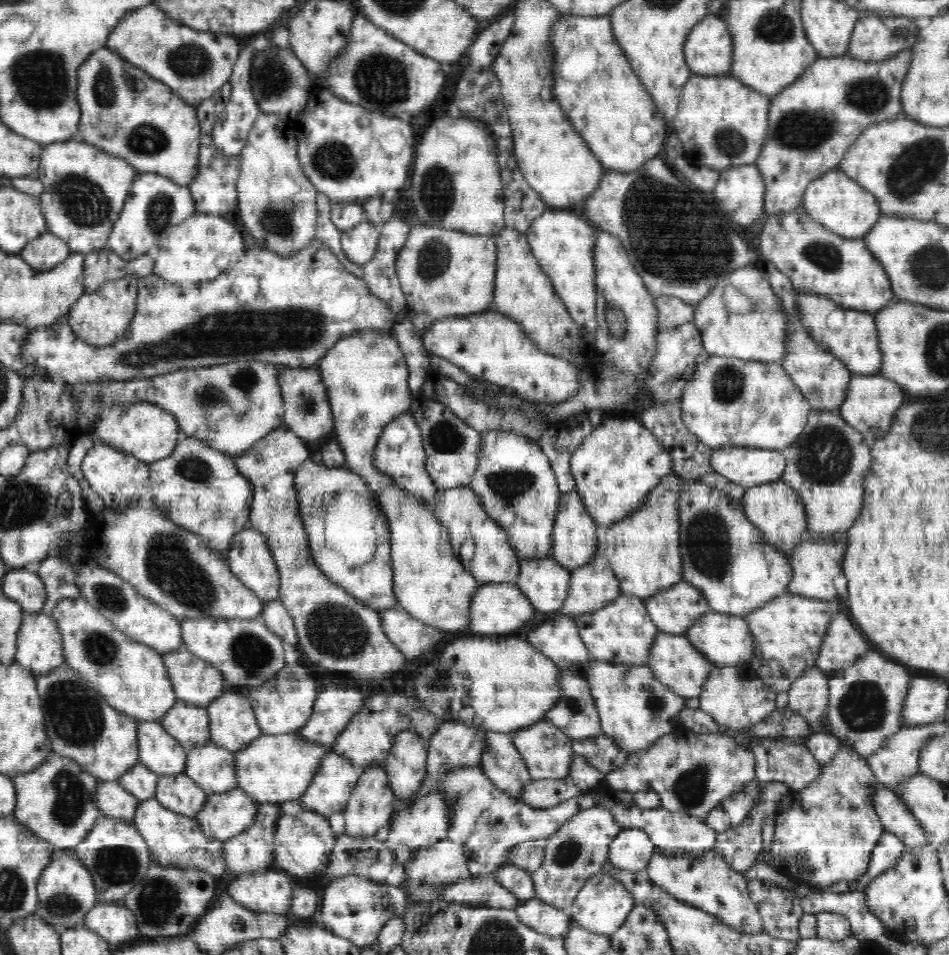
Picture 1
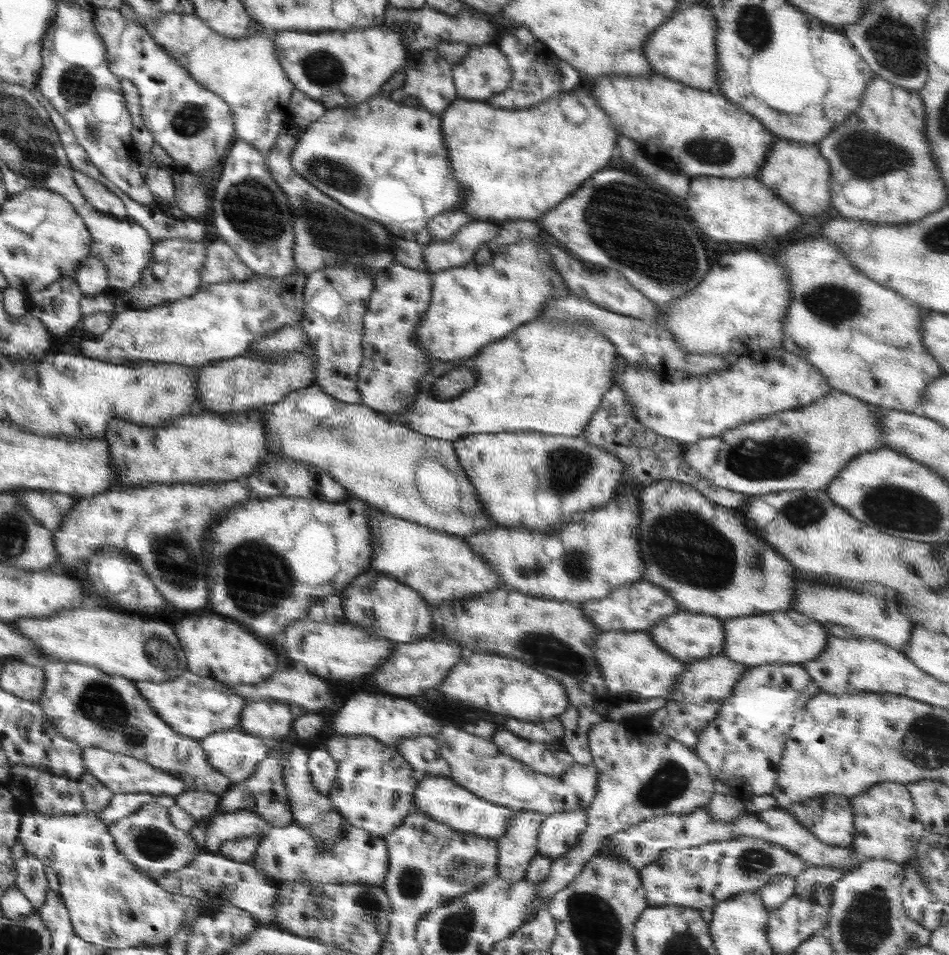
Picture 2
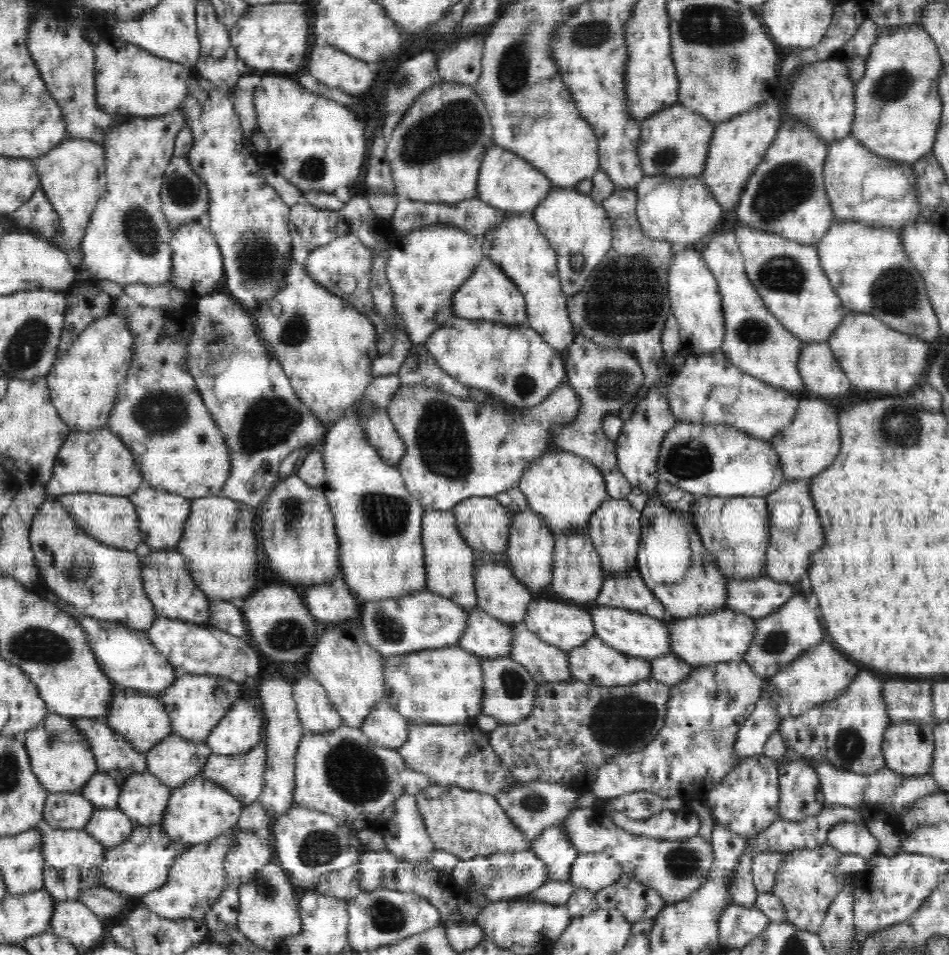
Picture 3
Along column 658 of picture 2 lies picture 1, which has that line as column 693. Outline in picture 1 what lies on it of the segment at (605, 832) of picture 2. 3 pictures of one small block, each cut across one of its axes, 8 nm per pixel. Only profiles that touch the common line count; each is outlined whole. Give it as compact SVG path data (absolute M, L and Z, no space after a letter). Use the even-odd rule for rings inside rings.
M670 733L661 736L650 748L630 754L625 764L610 771L606 779L616 791L653 791L661 800L661 808L705 820L722 800L756 780L754 768L753 752L731 736Z

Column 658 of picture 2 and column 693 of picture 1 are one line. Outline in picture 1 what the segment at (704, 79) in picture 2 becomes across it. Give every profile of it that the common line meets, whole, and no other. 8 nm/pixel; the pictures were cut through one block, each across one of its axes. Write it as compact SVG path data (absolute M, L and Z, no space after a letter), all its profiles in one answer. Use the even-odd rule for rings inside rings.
M706 16L688 33L683 53L692 75L728 74L732 64L733 42L727 24L720 16Z

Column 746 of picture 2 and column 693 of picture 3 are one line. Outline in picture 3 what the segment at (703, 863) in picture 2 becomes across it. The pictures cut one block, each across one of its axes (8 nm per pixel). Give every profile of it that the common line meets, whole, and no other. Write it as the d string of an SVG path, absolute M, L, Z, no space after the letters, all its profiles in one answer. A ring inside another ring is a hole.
M599 807L572 811L564 822L564 833L579 853L607 853L622 865L626 876L640 881L647 889L658 891L666 904L687 899L698 890L707 880L714 863L711 842L707 842L703 836L659 840L633 835L614 824L608 813Z

